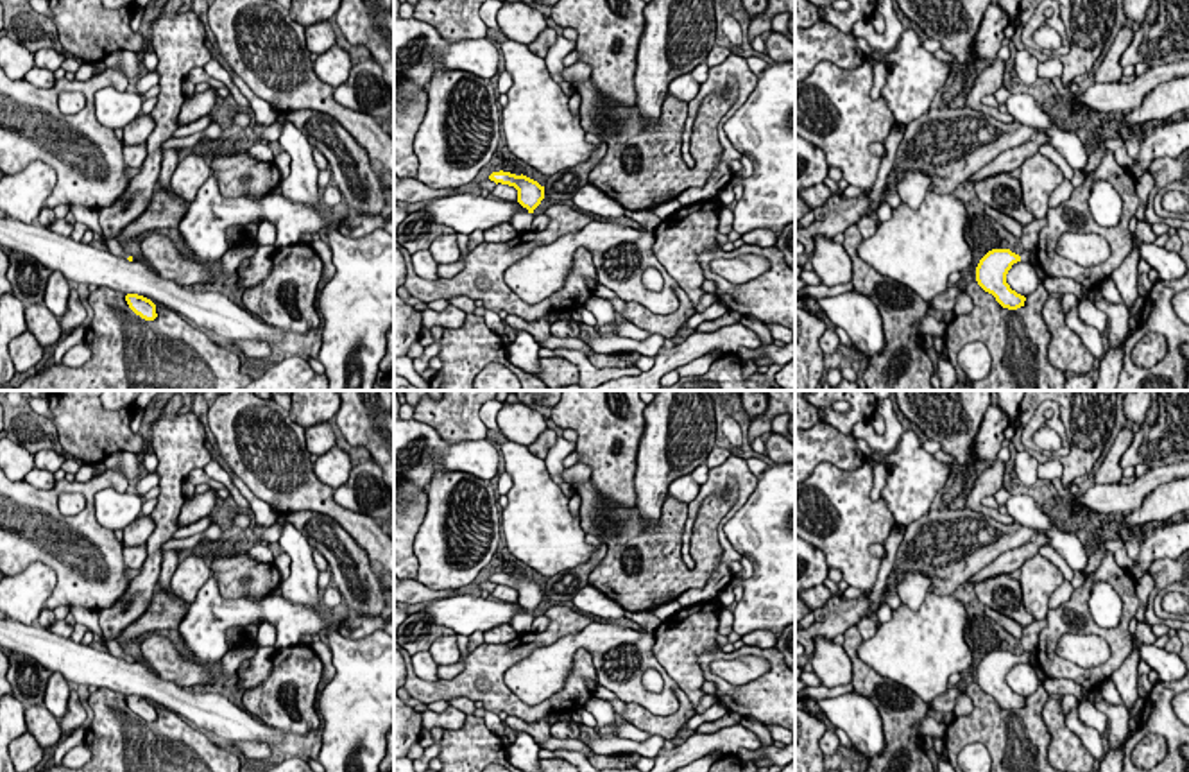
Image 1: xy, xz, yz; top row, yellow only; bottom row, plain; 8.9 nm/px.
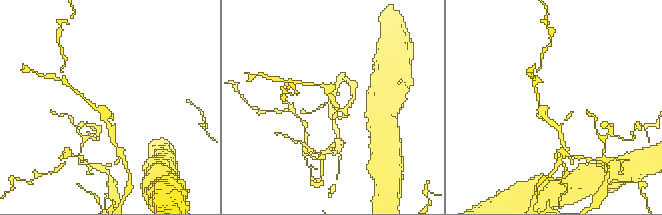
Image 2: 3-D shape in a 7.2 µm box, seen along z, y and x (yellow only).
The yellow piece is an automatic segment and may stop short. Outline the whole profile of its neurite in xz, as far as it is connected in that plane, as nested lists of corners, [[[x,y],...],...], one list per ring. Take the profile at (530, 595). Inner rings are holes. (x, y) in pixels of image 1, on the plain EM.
[[[492,573],[489,577],[496,586],[509,586],[518,591],[518,604],[525,609],[521,614],[516,614],[510,622],[518,634],[532,632],[532,623],[535,620],[534,611],[544,600],[544,588],[526,577],[516,577],[510,573]]]

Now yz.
[[[992,650],[988,652],[976,668],[978,686],[992,695],[996,702],[1008,711],[1017,711],[1024,708],[1026,699],[1017,695],[1006,684],[1006,675],[1014,665],[1026,663],[1039,668],[1039,659],[1035,652],[1022,650],[1019,656],[1010,650]]]

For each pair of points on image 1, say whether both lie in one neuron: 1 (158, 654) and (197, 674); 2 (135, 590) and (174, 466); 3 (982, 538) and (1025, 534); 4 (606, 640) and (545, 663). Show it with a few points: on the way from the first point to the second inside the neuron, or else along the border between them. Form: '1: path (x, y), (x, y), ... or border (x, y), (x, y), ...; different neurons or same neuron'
1: path (167, 661), (188, 672); same neuron
2: path (154, 559), (154, 541), (165, 529), (171, 497); same neuron
3: path (992, 536), (996, 532), (1014, 534); same neuron
4: path (591, 640), (573, 642), (559, 654); same neuron

